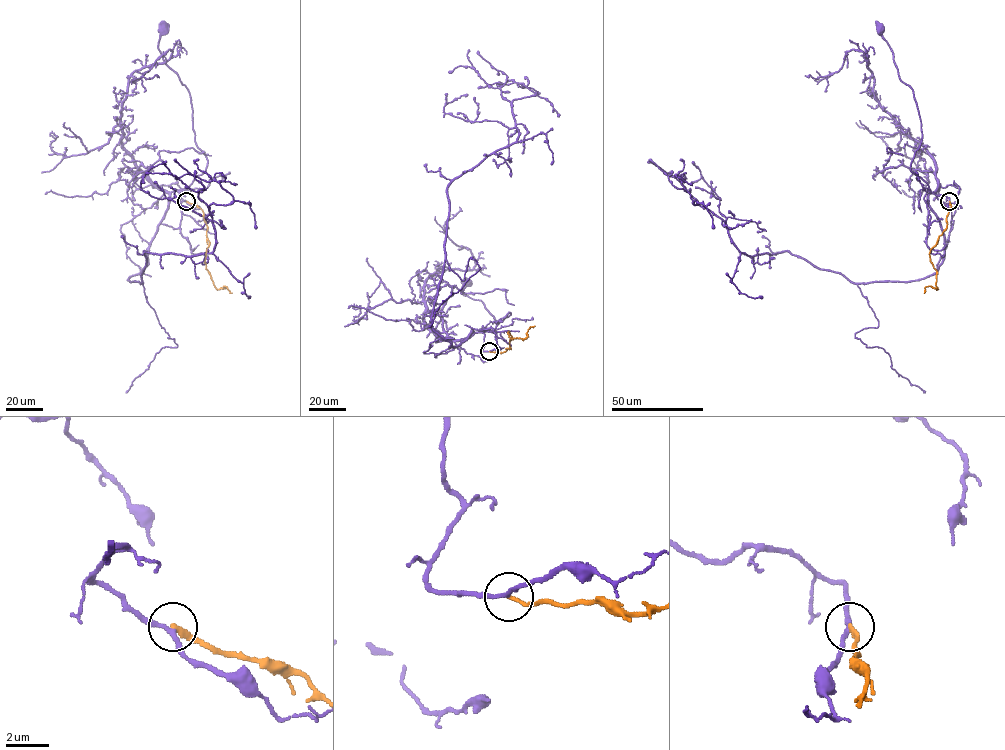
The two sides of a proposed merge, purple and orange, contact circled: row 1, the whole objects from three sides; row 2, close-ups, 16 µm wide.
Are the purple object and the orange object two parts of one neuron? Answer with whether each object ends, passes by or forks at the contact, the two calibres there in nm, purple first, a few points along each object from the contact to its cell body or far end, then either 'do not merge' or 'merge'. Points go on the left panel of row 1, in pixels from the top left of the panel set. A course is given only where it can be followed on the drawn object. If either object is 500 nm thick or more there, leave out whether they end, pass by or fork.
purple passes by; orange ends there; 190 nm thick on the purple side, 200 nm on the other; purple runs (186, 201), (179, 197), (181, 190), (205, 171), (208, 160), (195, 141), (189, 91), (158, 48), (164, 30); orange runs (186, 201), (197, 205), (203, 212), (210, 244), (204, 262), (214, 286), (217, 289), (226, 286), (232, 293); do not merge

